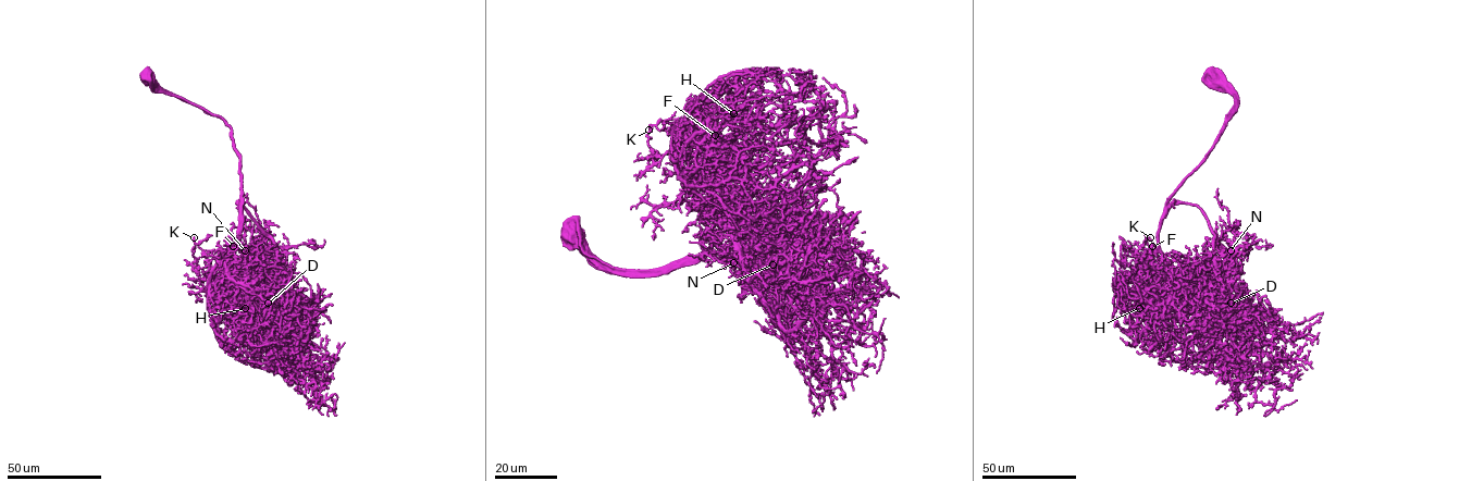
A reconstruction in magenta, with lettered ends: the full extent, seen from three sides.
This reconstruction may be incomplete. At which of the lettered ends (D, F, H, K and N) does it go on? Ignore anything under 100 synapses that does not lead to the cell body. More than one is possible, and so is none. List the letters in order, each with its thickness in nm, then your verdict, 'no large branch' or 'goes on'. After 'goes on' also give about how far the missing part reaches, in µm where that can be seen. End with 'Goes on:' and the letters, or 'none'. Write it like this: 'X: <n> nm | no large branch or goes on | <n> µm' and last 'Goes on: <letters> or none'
D: 200 nm | no large branch
F: 320 nm | goes on | 30 µm
H: 140 nm | no large branch
K: 280 nm | goes on | 40 µm
N: 140 nm | no large branch
Goes on: F, K

